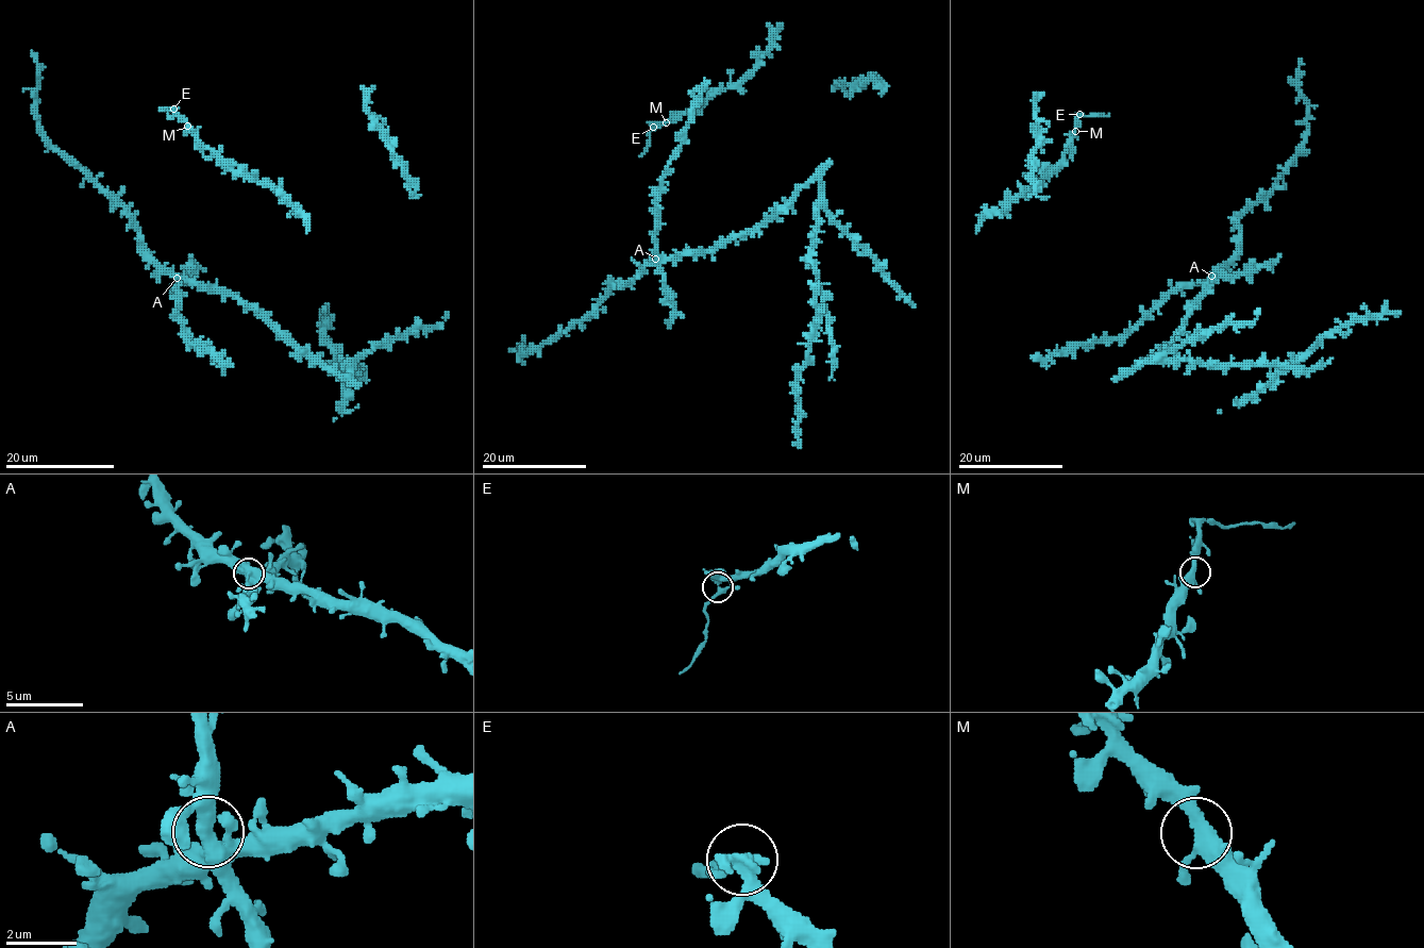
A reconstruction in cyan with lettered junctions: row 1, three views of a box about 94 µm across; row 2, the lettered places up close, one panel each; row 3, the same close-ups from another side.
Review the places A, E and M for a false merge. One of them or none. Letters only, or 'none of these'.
E

